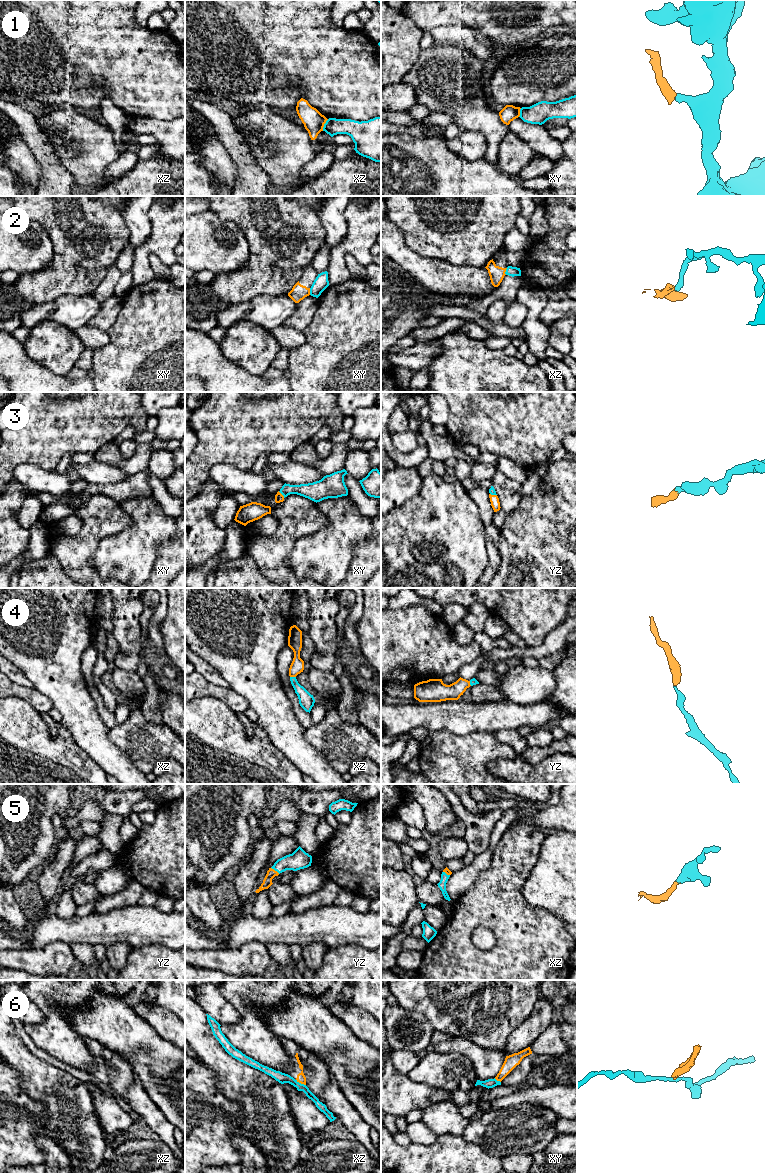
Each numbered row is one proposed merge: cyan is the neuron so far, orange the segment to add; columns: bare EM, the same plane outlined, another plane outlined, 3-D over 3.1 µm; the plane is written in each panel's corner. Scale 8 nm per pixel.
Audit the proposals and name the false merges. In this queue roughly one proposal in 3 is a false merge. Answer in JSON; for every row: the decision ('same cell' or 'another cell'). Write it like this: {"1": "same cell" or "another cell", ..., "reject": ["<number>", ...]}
{"1": "another cell", "2": "another cell", "3": "same cell", "4": "same cell", "5": "same cell", "6": "another cell", "reject": ["1", "2", "6"]}

